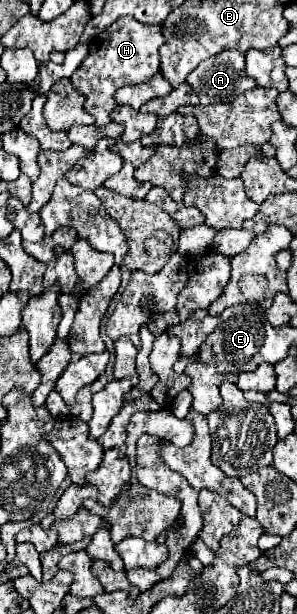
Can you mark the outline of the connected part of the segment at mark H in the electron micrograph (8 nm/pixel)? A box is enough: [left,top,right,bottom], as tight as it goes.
[71,16,165,128]

